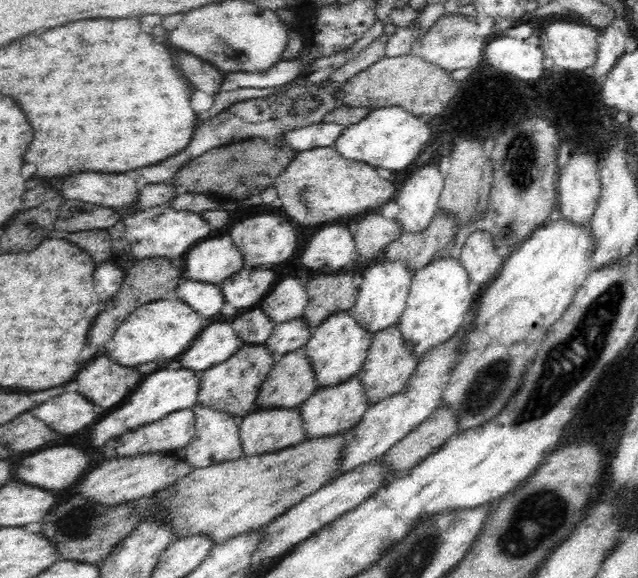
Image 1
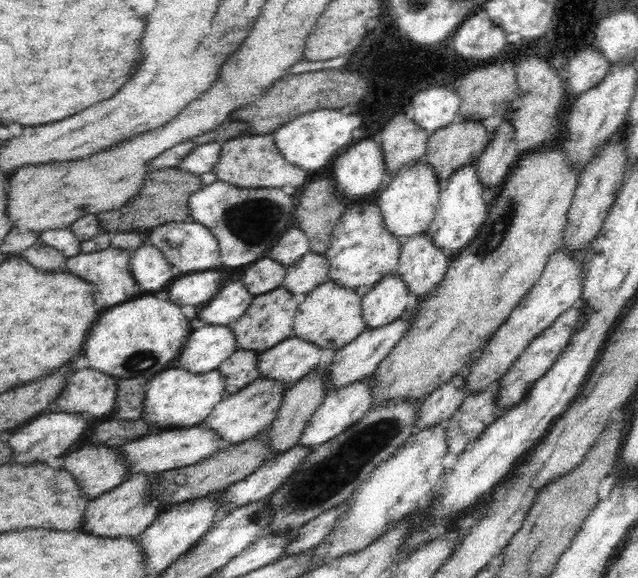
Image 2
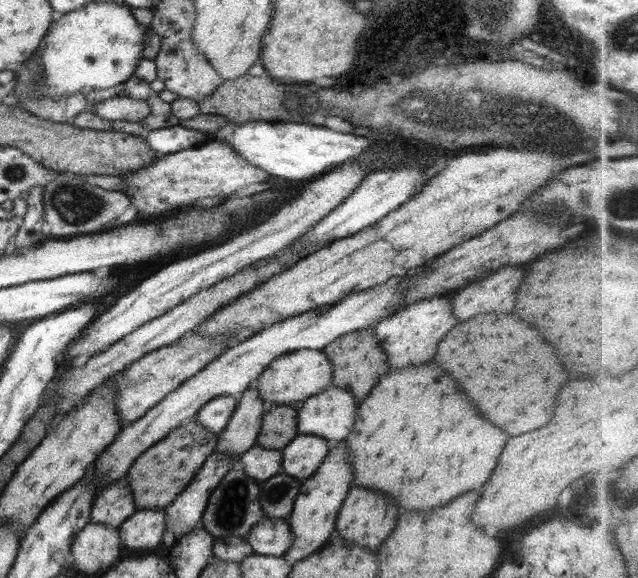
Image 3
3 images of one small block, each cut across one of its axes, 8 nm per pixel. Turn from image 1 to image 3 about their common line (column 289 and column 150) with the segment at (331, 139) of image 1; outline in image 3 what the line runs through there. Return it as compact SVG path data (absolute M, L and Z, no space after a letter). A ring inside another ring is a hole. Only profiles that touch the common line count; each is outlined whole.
M174 125L170 128L154 130L146 136L146 142L160 155L172 154L182 149L202 145L207 138L206 132Z

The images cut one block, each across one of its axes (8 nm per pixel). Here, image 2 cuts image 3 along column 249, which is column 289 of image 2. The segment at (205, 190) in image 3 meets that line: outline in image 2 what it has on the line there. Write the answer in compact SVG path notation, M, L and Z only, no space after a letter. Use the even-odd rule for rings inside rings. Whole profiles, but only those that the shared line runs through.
M244 134L242 137L236 137L224 142L220 146L220 158L218 158L218 164L212 168L212 172L216 174L218 181L224 181L225 183L240 188L282 188L282 186L286 186L286 184L298 188L298 186L302 186L302 184L308 182L308 174L306 174L302 168L296 168L296 166L288 164L286 158L278 152L276 139L272 134Z

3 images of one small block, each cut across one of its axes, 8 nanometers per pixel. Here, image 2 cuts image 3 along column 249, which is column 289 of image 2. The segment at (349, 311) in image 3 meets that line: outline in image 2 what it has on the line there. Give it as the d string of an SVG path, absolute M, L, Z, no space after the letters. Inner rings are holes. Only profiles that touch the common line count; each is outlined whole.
M297 337L258 354L261 377L276 380L287 389L294 387L320 364L322 349Z

